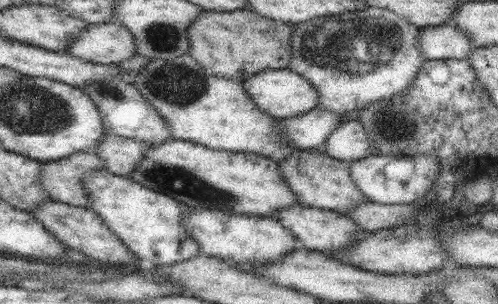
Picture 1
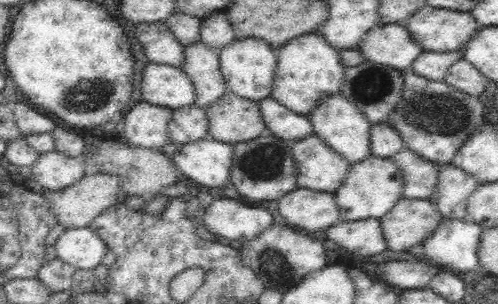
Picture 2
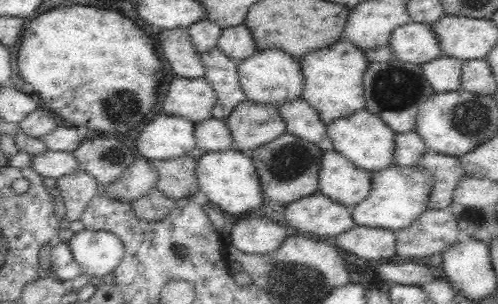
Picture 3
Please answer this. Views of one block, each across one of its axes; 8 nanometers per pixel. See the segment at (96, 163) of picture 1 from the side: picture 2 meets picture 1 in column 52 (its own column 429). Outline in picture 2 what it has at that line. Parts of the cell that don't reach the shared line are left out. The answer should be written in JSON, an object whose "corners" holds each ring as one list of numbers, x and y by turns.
{"corners":[[402,148,402,152,396,152,392,160,404,172,402,198,430,200,430,196,434,196,438,186,438,174,440,174,436,162,422,158,410,148]]}

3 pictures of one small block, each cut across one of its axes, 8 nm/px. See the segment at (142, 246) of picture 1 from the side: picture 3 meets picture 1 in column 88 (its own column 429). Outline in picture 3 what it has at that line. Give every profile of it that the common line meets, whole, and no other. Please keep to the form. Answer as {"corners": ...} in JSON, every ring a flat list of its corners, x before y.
{"corners":[[386,166,372,174,372,192,358,206,350,208,352,218,358,226,372,226,384,230,402,230,410,226,422,212,430,210,428,198,434,190,434,178,428,170,418,166]]}

